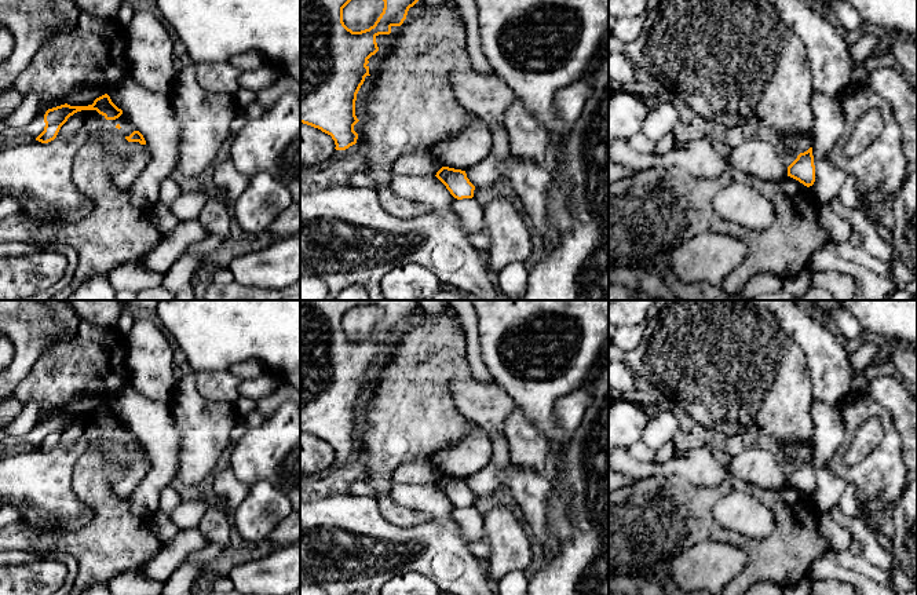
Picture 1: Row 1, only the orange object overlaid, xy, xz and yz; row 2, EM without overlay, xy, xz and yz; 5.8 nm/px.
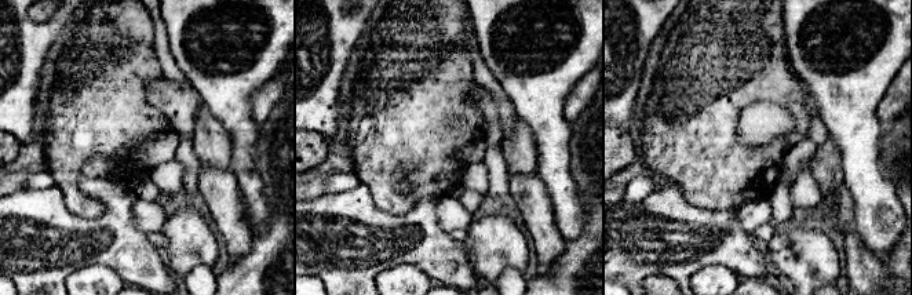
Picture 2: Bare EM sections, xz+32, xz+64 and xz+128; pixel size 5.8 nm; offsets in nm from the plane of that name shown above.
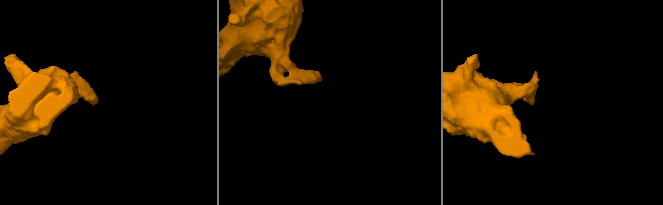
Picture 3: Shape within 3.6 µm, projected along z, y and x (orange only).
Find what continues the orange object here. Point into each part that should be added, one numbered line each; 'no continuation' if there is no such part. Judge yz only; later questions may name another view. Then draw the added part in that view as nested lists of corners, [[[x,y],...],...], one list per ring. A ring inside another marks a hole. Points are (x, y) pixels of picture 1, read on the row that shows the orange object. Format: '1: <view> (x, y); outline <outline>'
no continuation

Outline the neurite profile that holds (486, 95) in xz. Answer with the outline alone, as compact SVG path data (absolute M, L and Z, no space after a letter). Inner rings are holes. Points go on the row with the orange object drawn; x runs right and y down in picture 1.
M471 66L452 73L450 77L461 106L481 117L486 125L504 128L504 114L514 95L498 76L478 72Z

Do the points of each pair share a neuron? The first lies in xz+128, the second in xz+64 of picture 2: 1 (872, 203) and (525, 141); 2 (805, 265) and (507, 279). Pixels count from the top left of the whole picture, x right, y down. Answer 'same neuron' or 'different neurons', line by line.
1: different neurons
2: different neurons

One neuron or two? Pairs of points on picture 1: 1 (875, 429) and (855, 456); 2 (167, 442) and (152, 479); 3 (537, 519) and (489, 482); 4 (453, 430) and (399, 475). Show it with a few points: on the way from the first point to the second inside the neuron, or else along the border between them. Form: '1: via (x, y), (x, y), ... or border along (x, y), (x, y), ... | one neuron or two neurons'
1: via (868, 435), (859, 449) | one neuron
2: via (164, 452), (164, 467), (161, 470) | one neuron
3: via (533, 504), (510, 479), (504, 479) | one neuron
4: border along (430, 459), (404, 460), (391, 477) | two neurons

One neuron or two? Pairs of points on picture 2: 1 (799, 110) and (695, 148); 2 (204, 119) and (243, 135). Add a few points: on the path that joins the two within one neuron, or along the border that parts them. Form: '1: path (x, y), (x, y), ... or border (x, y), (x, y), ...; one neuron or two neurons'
1: path (772, 93), (745, 93), (718, 120); one neuron
2: border (204, 105), (229, 134), (232, 160); two neurons

